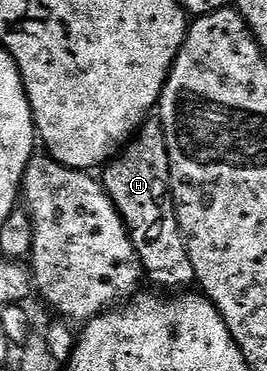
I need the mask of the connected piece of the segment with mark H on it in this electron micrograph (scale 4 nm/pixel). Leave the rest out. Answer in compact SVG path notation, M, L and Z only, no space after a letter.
M151 117L135 132L133 142L124 146L123 150L102 168L101 182L107 190L107 195L123 218L127 226L129 237L133 241L133 249L139 258L139 266L156 283L159 288L167 293L175 293L180 289L187 289L190 283L196 282L193 261L189 261L187 246L175 216L175 198L171 196L171 158L169 145L165 141L165 129L158 118Z

